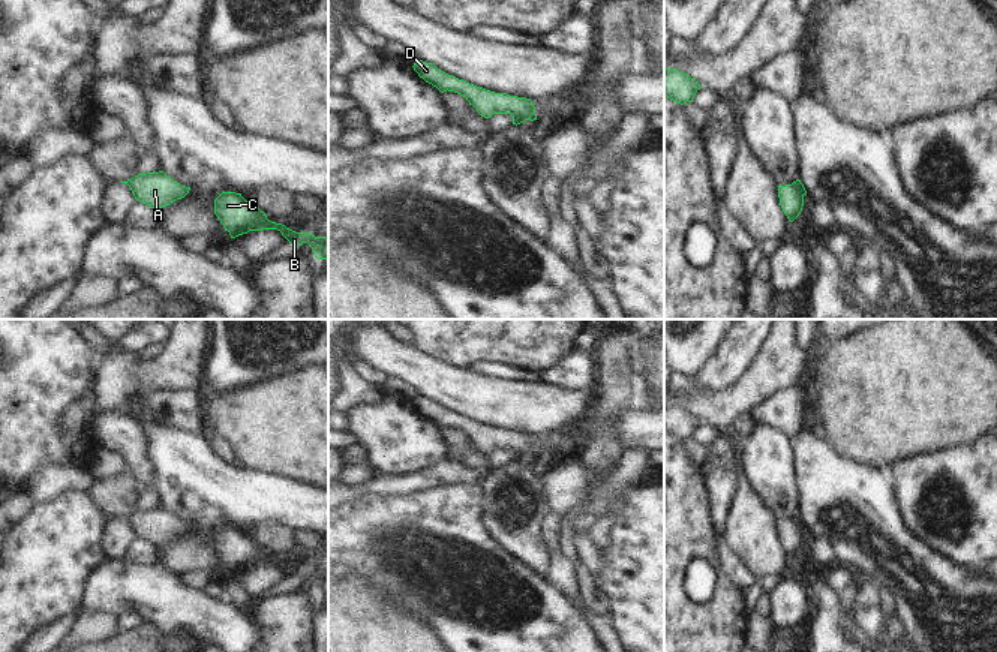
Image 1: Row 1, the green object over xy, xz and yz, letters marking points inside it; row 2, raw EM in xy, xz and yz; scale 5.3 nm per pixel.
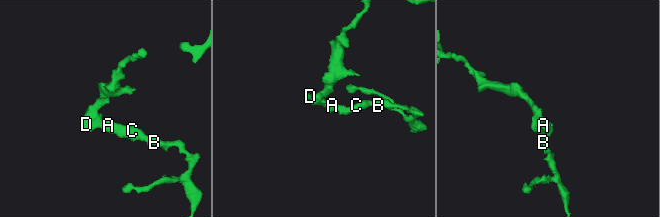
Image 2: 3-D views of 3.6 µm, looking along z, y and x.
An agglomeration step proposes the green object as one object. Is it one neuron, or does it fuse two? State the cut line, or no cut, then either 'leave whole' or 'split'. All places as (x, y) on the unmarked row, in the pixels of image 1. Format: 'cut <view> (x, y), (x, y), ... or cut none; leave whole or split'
cut none; leave whole

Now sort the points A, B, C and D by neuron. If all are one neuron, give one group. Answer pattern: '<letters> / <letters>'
A B C D

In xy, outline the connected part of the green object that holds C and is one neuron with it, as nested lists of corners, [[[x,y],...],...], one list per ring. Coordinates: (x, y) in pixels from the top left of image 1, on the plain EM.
[[[222,528],[214,535],[214,550],[231,574],[247,570],[249,567],[277,565],[294,583],[307,579],[318,595],[328,597],[328,573],[295,568],[282,559],[271,558],[255,538],[246,537],[241,529]]]

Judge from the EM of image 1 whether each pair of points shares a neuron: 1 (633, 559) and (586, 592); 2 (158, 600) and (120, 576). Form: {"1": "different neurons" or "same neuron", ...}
{"1": "different neurons", "2": "same neuron"}

